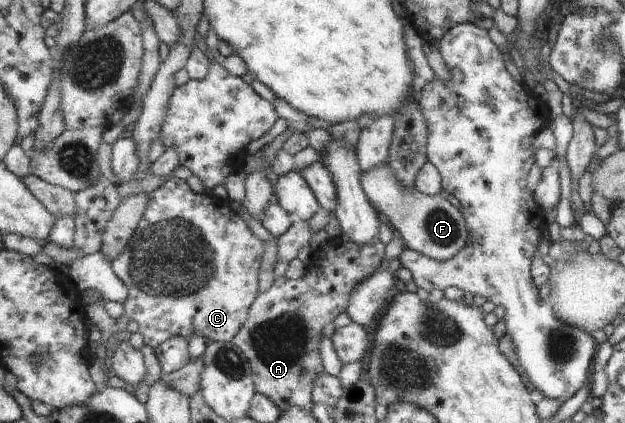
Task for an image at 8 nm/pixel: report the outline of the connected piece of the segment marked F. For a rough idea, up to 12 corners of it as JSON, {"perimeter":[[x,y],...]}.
{"perimeter":[[363,172],[373,209],[405,247],[440,261],[465,247],[453,199]]}

